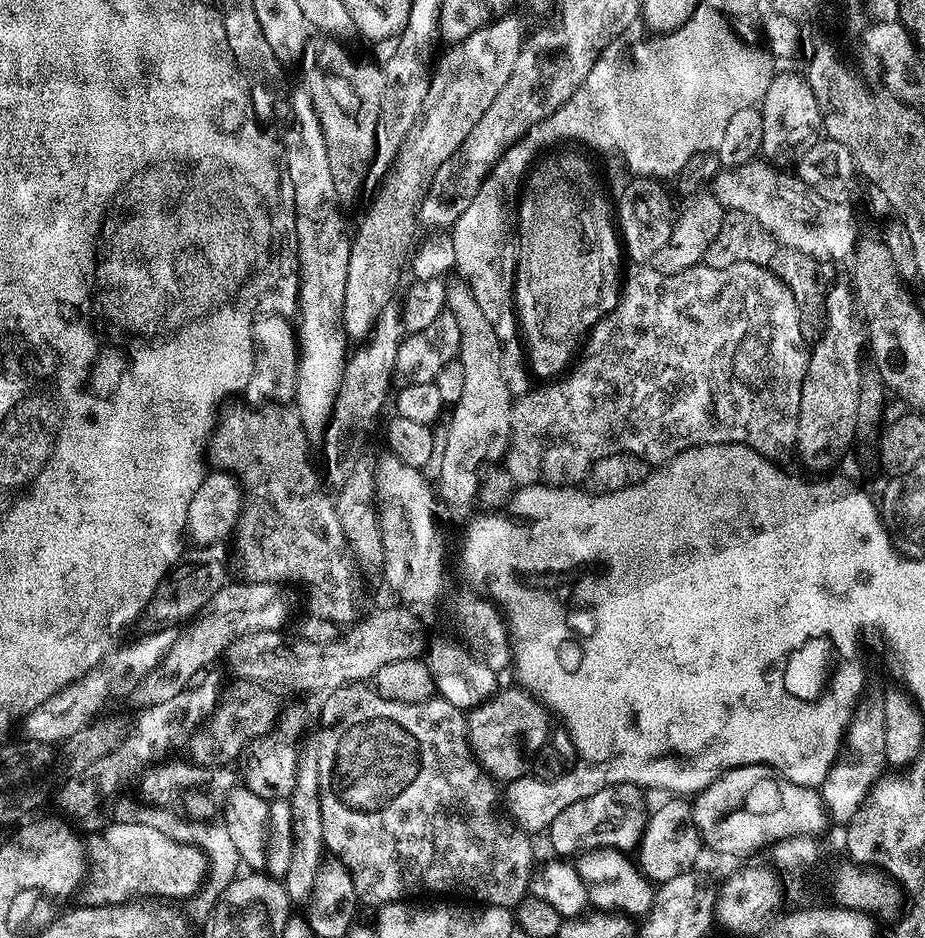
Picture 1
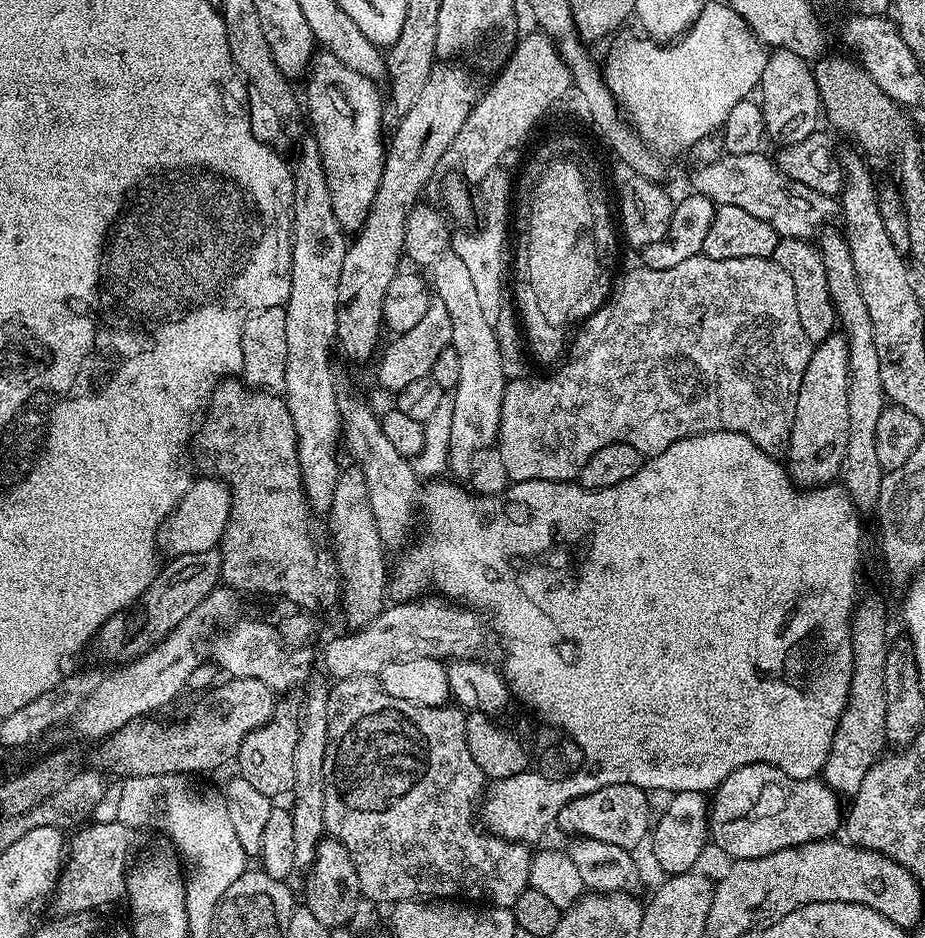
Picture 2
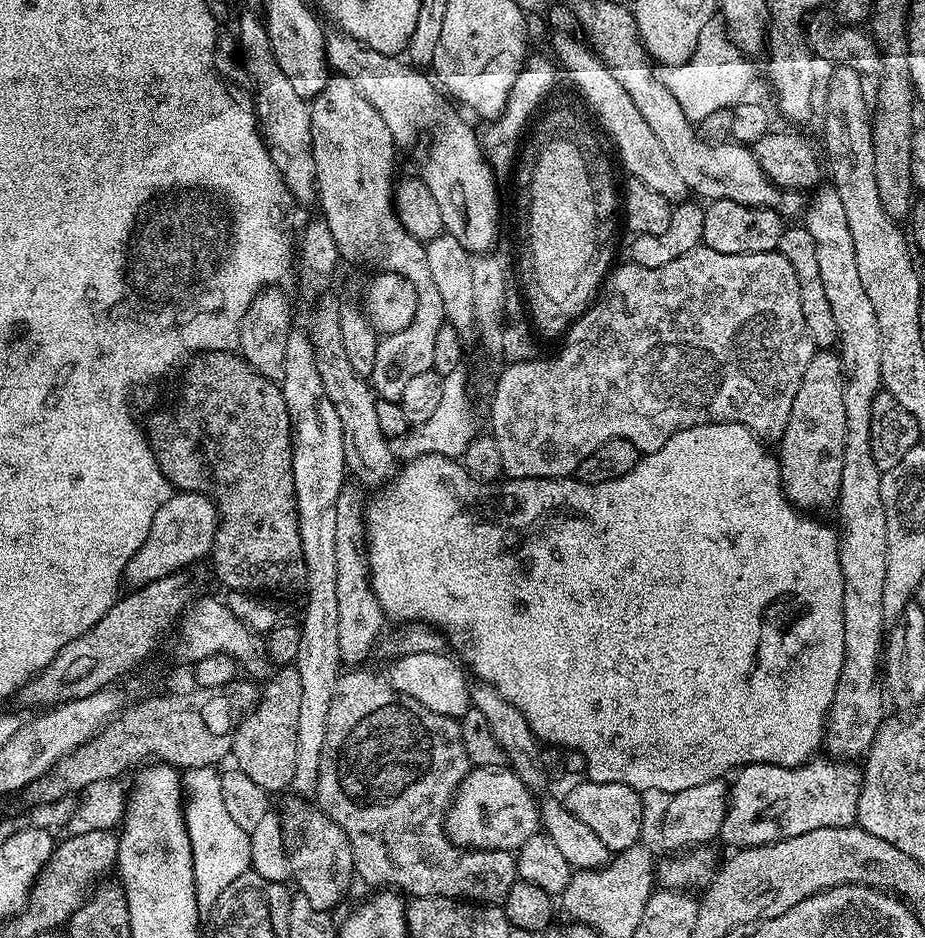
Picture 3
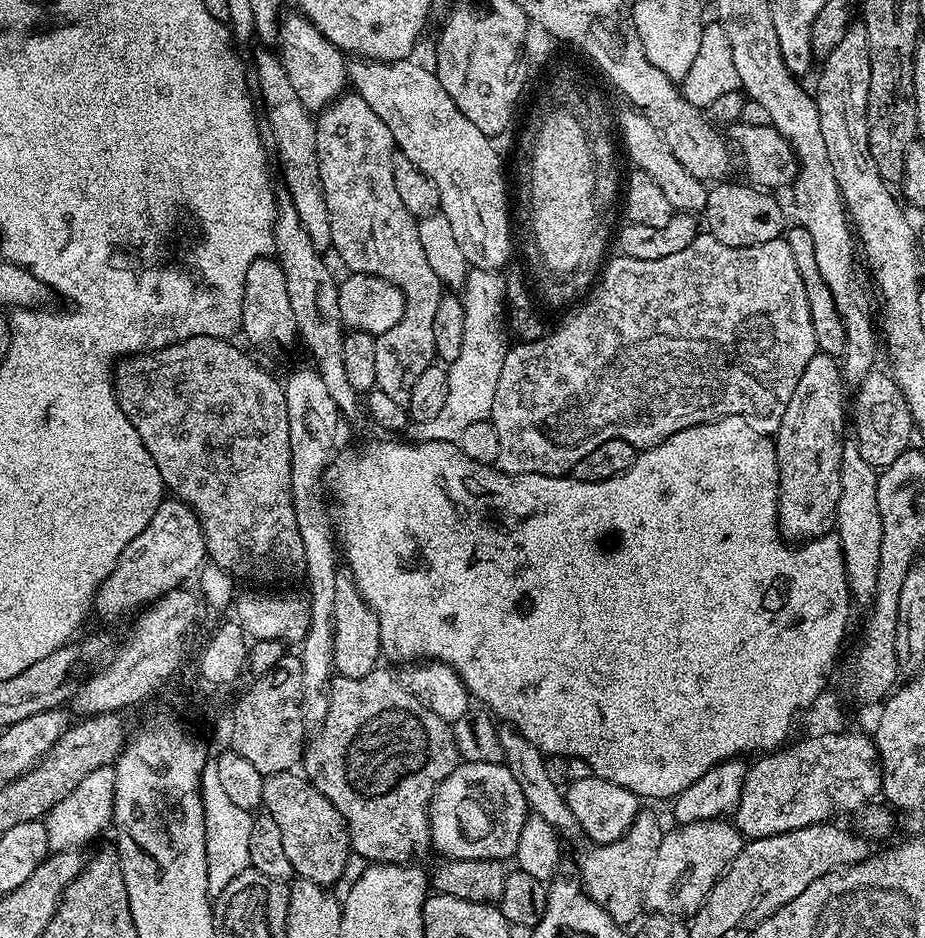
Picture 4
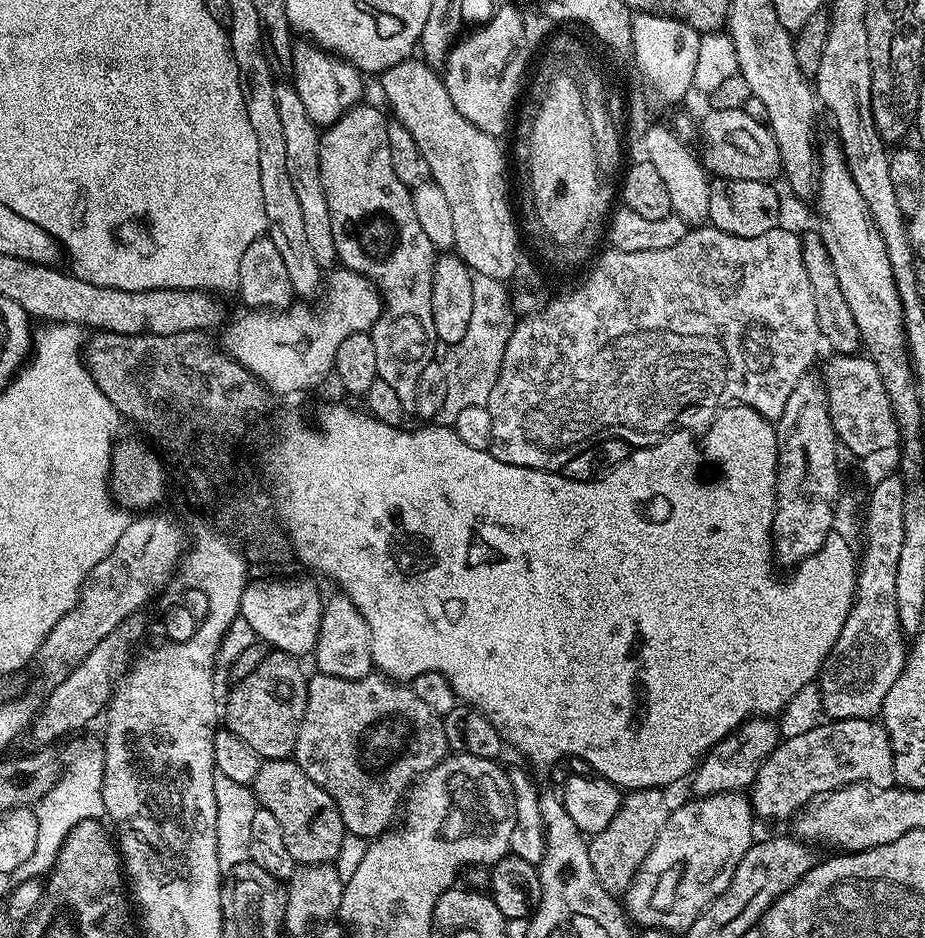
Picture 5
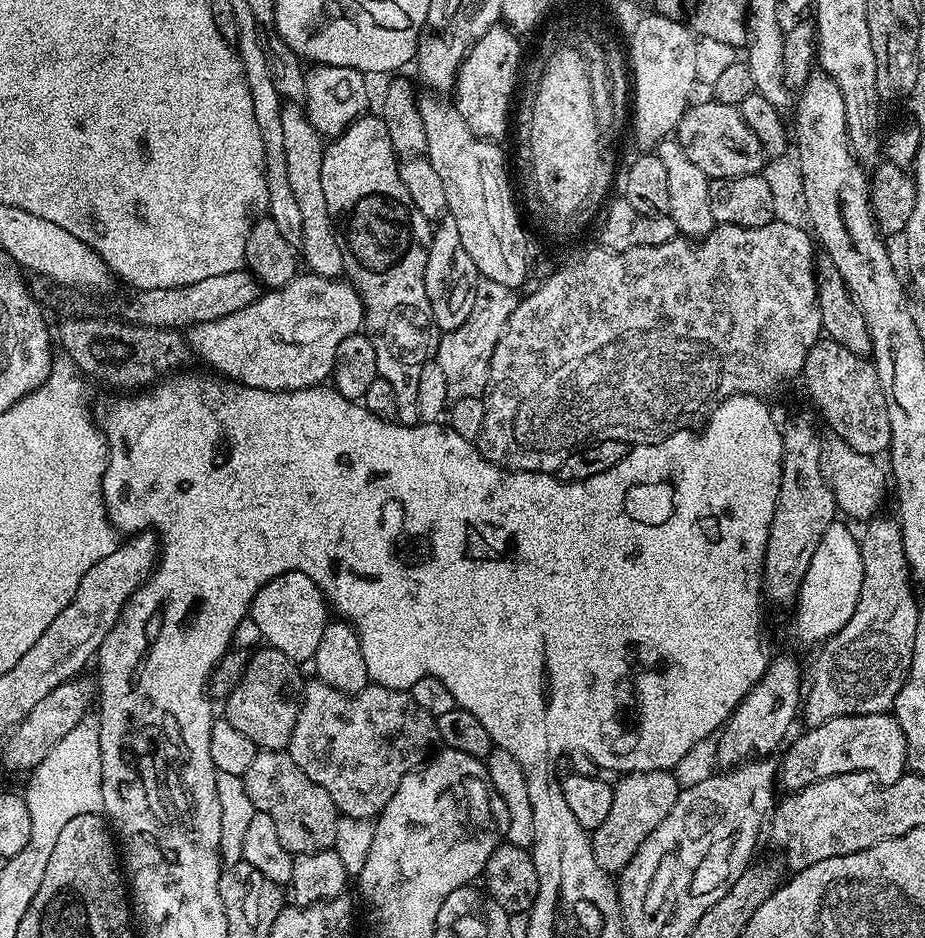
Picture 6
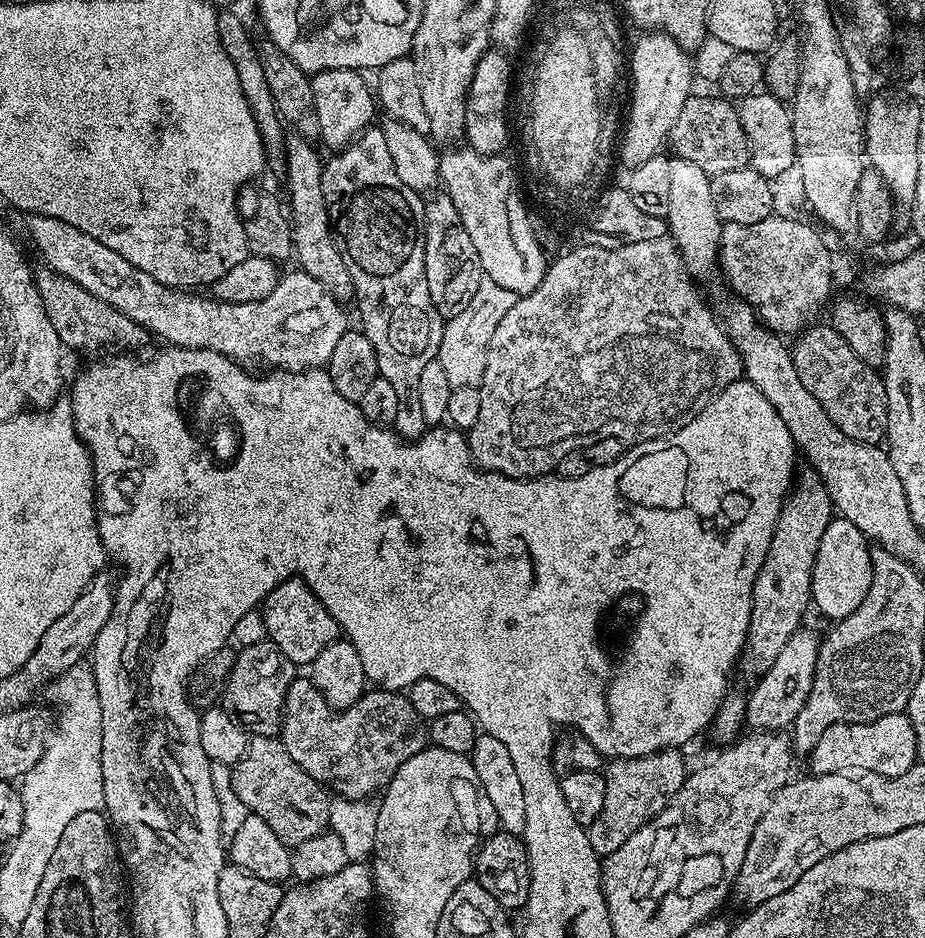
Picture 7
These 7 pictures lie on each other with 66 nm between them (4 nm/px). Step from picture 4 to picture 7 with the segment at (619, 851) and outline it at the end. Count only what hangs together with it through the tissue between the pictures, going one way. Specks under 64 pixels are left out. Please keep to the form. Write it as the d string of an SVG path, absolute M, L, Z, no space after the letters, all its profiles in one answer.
M665 748L649 756L613 759L612 764L603 769L606 782L606 798L602 801L602 814L593 824L587 825L590 846L594 846L597 856L603 858L614 854L630 834L634 834L646 822L650 822L668 803L675 798L684 785L686 767L684 768L683 751Z

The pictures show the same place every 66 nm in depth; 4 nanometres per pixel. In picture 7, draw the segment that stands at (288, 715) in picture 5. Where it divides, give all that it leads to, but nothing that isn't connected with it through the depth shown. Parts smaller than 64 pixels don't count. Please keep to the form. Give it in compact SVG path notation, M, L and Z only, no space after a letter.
M269 639L241 647L236 654L234 670L224 687L222 707L235 716L244 731L252 736L276 736L282 727L282 713L288 687L297 679L298 668Z

